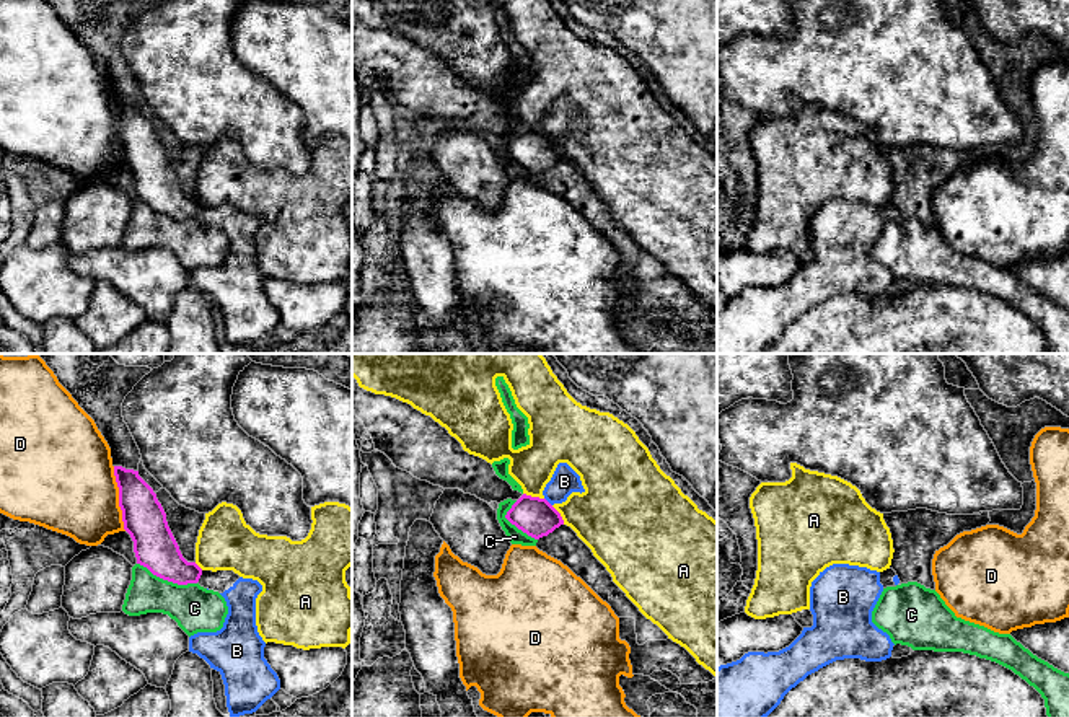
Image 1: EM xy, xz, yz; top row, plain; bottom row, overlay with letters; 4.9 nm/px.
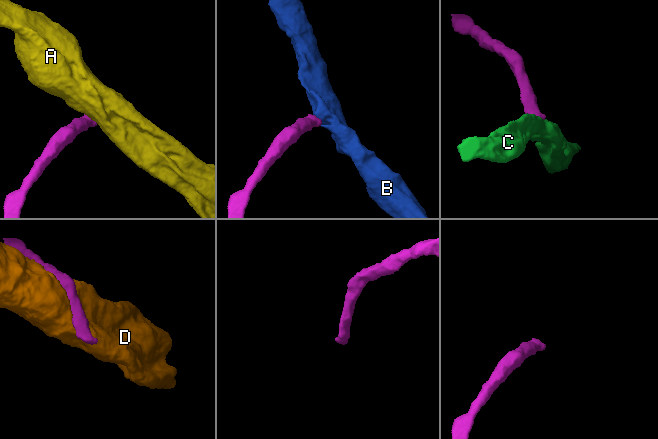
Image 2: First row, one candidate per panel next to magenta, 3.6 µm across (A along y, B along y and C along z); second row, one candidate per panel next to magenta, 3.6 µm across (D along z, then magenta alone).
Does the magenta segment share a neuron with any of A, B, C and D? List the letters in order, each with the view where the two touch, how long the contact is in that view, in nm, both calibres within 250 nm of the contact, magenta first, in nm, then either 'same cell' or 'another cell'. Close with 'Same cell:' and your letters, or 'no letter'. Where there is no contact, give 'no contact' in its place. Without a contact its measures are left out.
A: xz | 110 nm | 190/220 nm | another cell
B: xz | 60 nm | 190/140 nm | same cell
C: xy | 320 nm | 220/220 nm | another cell
D: xy | 320 nm | 220/460 nm | another cell
Same cell: B

